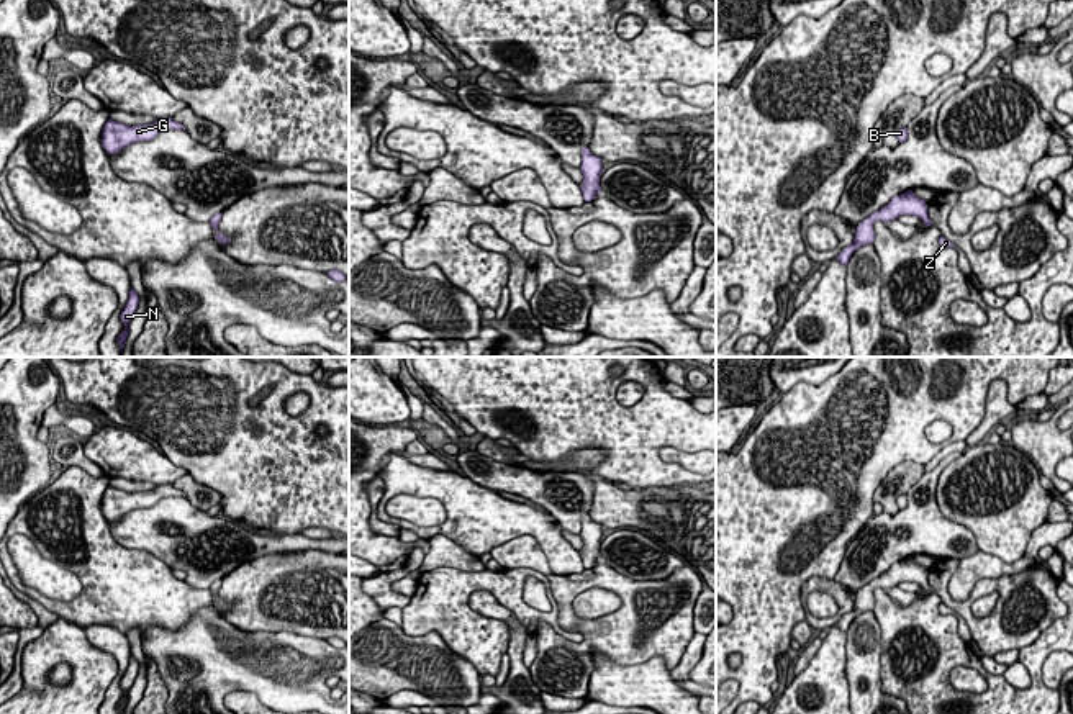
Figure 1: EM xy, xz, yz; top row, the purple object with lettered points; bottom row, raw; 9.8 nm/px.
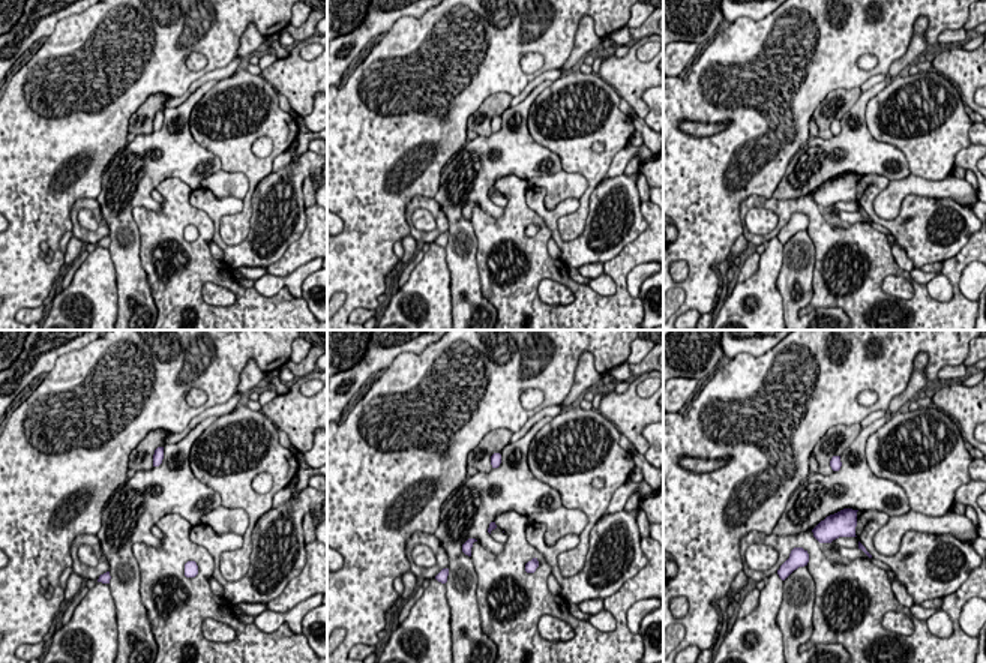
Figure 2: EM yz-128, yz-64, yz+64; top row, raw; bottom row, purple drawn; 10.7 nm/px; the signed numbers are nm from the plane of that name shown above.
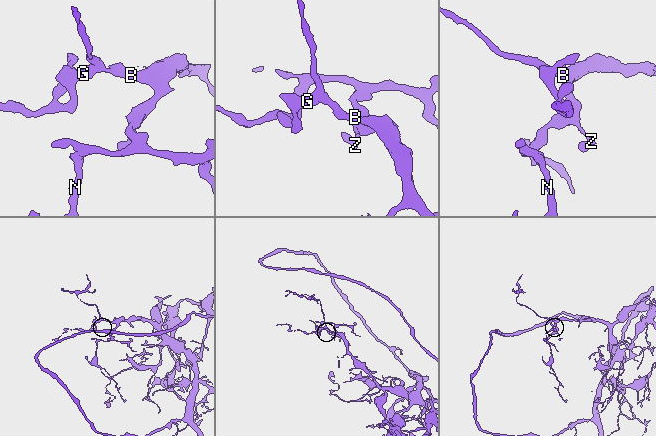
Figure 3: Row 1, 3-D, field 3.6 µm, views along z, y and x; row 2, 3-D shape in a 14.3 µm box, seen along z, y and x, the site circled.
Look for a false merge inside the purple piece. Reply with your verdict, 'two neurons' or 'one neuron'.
one neuron

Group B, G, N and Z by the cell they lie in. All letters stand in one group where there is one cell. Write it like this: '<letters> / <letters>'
B G N Z

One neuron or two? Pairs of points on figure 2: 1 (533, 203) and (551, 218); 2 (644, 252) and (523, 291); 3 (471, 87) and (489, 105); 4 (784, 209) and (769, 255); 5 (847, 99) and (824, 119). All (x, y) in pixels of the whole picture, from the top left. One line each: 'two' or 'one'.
1: one
2: one
3: two
4: two
5: one

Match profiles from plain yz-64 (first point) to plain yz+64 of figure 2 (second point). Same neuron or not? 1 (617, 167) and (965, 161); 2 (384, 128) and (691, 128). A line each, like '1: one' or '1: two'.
1: one
2: two

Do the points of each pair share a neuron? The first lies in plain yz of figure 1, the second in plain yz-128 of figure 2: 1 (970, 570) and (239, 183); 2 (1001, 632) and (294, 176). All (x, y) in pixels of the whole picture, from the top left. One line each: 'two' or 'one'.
1: one
2: one

